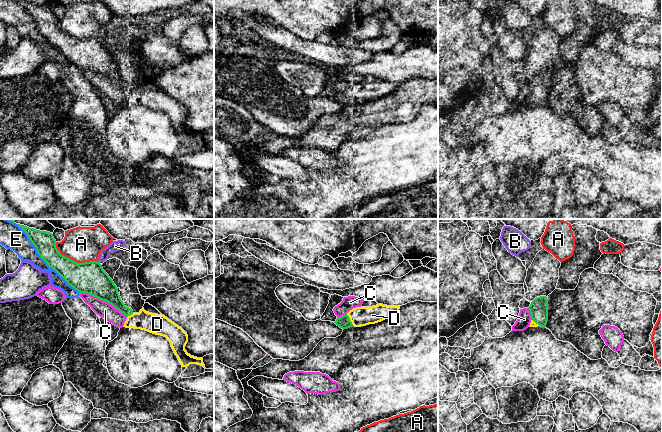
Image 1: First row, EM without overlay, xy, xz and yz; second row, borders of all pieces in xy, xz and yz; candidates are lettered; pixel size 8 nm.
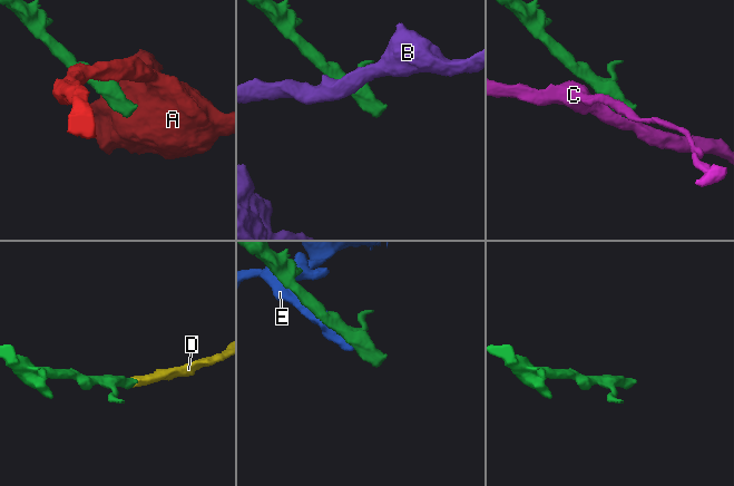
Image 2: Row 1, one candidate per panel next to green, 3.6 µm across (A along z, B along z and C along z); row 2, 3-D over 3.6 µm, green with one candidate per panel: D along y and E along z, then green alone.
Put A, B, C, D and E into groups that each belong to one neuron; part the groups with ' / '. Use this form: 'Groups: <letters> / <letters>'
Groups: A / B / C / D / E

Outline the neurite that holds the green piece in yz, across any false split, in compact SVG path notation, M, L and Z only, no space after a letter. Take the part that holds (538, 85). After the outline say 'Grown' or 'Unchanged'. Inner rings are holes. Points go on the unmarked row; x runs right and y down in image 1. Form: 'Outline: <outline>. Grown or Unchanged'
Outline: M546 72L535 74L528 86L532 95L529 103L546 103L548 97L548 75Z. Grown

